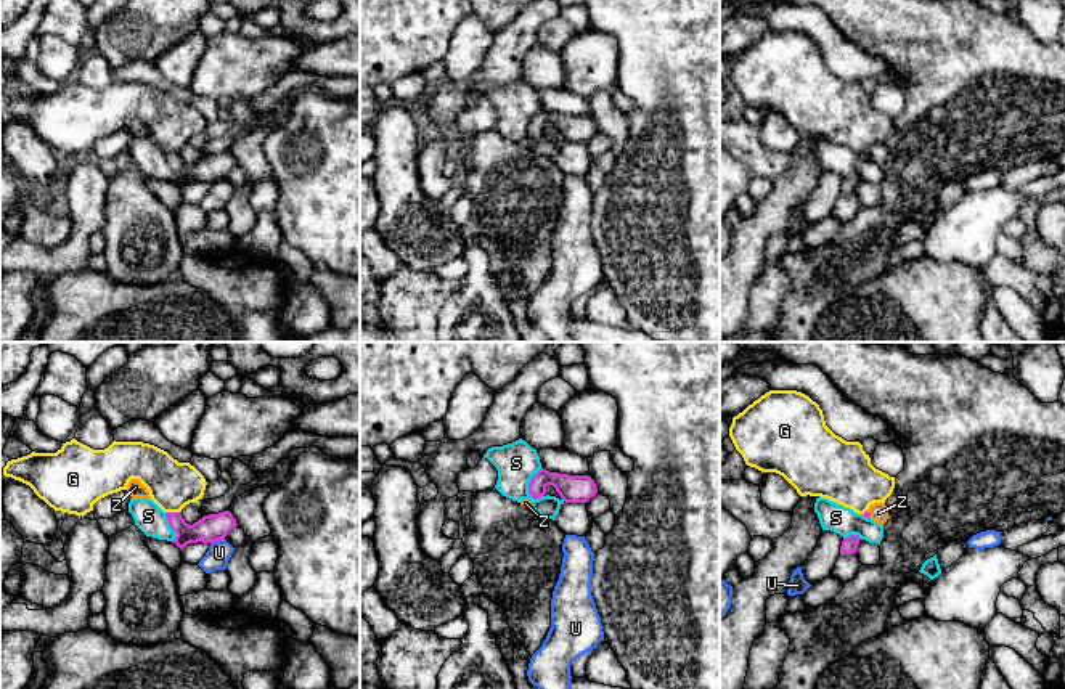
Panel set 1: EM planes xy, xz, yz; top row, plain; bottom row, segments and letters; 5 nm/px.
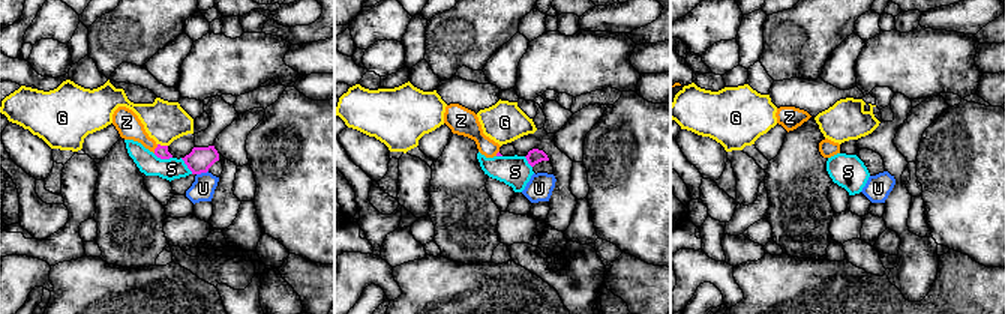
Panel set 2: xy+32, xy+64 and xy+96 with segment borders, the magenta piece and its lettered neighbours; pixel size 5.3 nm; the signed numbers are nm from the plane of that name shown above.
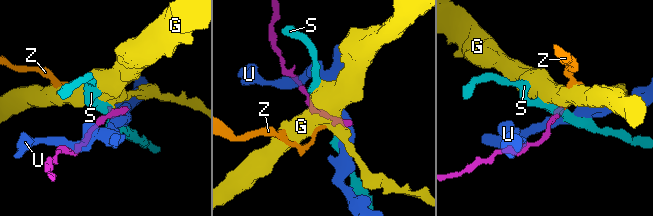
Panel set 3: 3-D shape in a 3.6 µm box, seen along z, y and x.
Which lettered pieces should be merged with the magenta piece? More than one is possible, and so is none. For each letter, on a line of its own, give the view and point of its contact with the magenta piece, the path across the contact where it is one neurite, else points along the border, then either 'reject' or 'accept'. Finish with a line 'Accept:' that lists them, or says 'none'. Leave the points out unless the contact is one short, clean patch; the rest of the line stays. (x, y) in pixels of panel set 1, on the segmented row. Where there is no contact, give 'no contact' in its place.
G: meets magenta in xy at (172, 513); border along xy (166, 511), (179, 513); reject
S: meets magenta in xz at (529, 484); border along xz (542, 468), (529, 482), (529, 493), (534, 500); reject
U: meets magenta in xy at (217, 540); reject
Z: meets magenta in yz at (869, 514); border along yz (866, 511), (871, 517); reject
Accept: none

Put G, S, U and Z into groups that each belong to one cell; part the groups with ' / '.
G / S / U / Z

